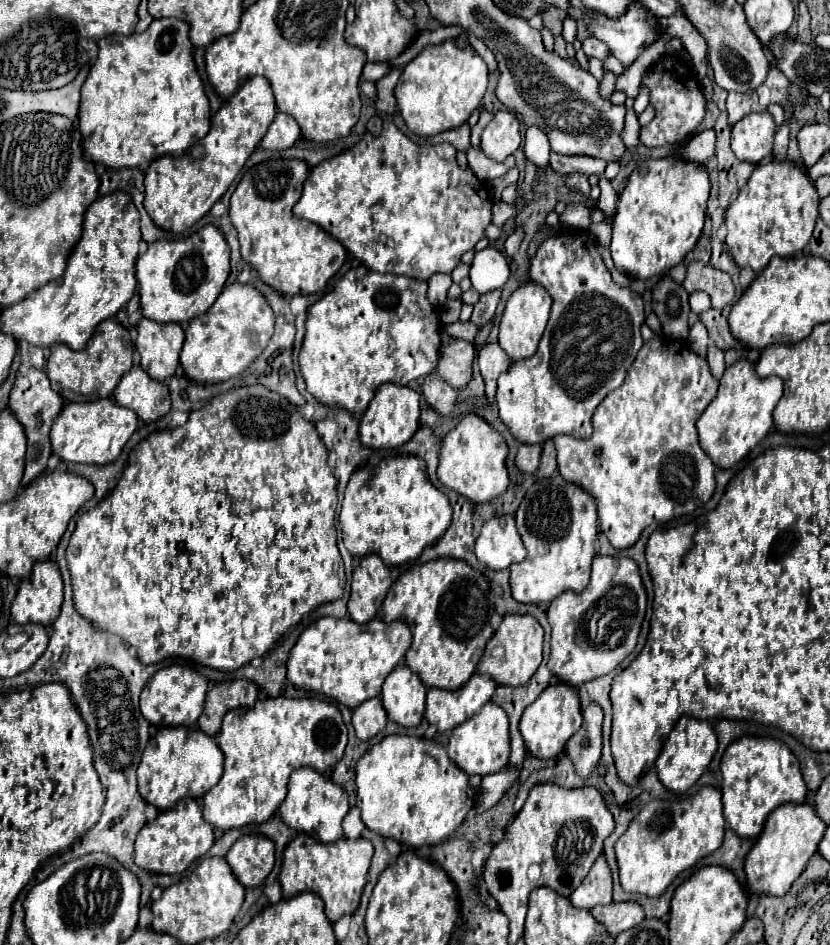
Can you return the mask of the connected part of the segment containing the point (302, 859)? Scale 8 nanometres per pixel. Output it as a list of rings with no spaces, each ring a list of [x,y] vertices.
[[[300,832],[284,850],[284,862],[280,870],[284,898],[292,898],[300,892],[314,892],[324,900],[328,920],[336,922],[344,914],[352,914],[360,904],[372,856],[372,844],[366,838],[340,838],[332,844],[324,844],[310,838],[310,834]]]

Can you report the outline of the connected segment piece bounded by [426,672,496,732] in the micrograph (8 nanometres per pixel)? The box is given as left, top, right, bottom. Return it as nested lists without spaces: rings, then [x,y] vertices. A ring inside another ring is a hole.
[[[478,672],[458,690],[430,688],[426,696],[426,718],[438,732],[450,732],[490,702],[494,690],[496,682]]]

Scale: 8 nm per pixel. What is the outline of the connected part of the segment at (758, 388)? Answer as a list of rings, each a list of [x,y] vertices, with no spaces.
[[[746,358],[724,370],[716,398],[708,404],[696,422],[700,446],[704,446],[704,452],[718,468],[736,466],[772,430],[772,410],[780,398],[780,378],[760,378]]]

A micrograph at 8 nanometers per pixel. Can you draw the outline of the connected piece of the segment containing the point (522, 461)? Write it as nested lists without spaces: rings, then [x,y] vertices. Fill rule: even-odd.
[[[522,444],[516,456],[516,464],[520,466],[520,470],[528,474],[536,474],[540,468],[540,456],[542,456],[540,444]]]

